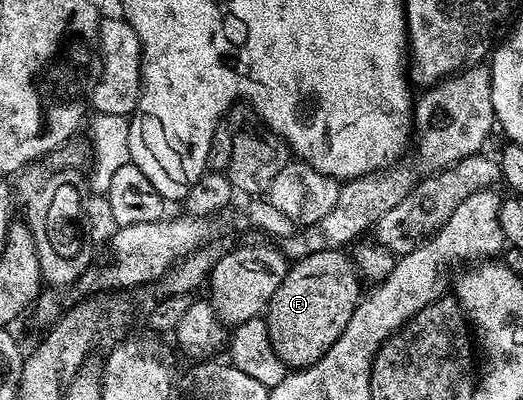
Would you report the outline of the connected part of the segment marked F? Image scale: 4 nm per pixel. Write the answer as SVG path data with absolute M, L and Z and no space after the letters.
M323 249L291 262L286 279L274 291L266 310L270 343L289 370L313 365L334 347L360 302L360 285L362 278L355 261L339 249Z

